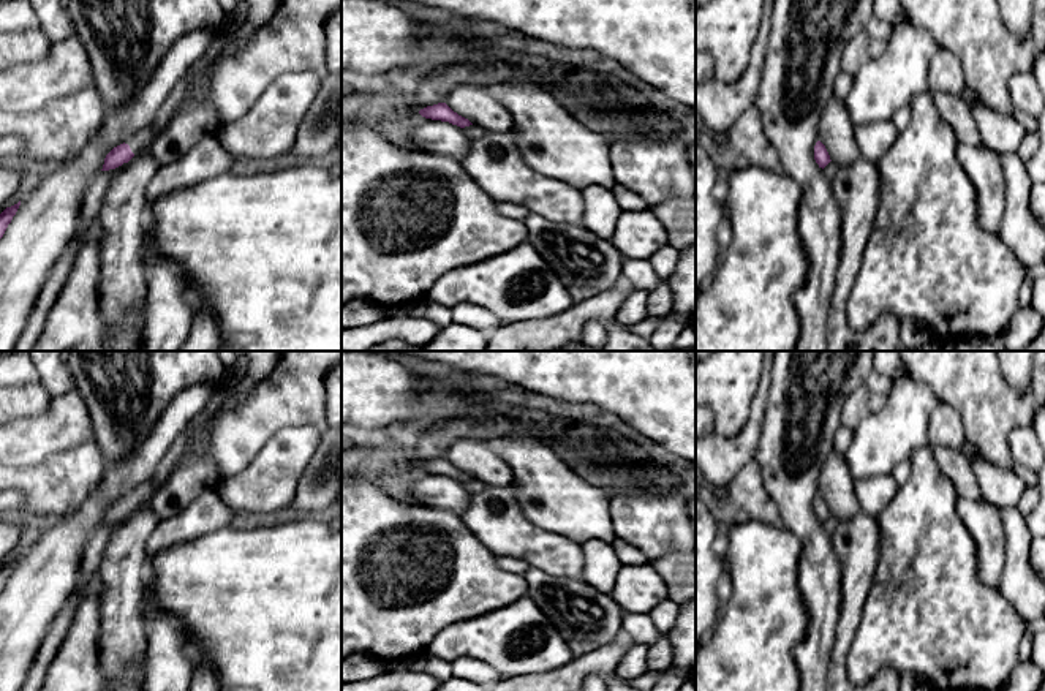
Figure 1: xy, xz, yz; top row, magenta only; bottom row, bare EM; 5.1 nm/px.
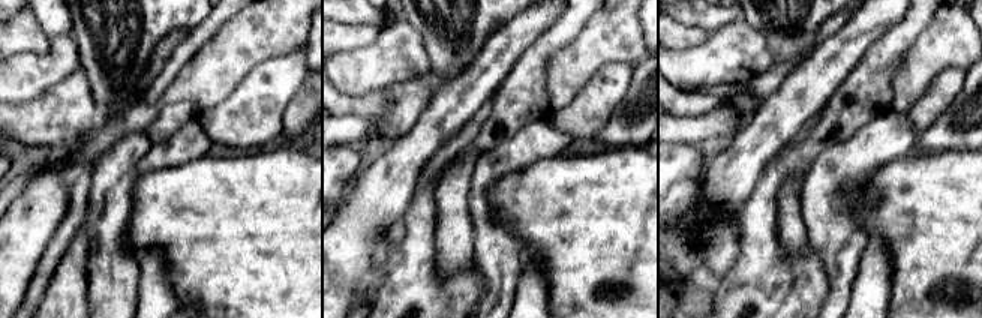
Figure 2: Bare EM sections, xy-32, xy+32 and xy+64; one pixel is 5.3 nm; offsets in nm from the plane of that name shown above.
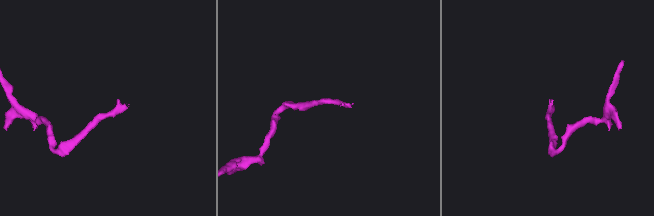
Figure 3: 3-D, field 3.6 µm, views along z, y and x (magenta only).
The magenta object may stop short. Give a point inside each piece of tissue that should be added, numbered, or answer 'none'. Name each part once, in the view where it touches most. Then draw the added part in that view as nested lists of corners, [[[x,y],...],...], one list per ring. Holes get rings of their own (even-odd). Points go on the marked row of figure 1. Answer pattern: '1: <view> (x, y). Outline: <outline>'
1: xy (146, 136). Outline: [[[153,123],[139,130],[136,134],[128,138],[125,144],[130,145],[131,152],[136,155],[141,149],[152,145],[161,131],[158,131]]]

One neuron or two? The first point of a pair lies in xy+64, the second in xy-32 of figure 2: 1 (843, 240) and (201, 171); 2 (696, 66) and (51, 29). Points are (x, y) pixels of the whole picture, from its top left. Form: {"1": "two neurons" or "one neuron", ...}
{"1": "two neurons", "2": "two neurons"}

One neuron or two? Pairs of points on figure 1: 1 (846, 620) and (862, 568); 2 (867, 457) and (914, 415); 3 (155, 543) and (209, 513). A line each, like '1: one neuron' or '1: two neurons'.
1: one neuron
2: one neuron
3: one neuron

